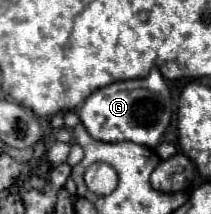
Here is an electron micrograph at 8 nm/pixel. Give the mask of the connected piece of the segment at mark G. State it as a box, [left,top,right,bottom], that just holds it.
[79,68,171,148]

